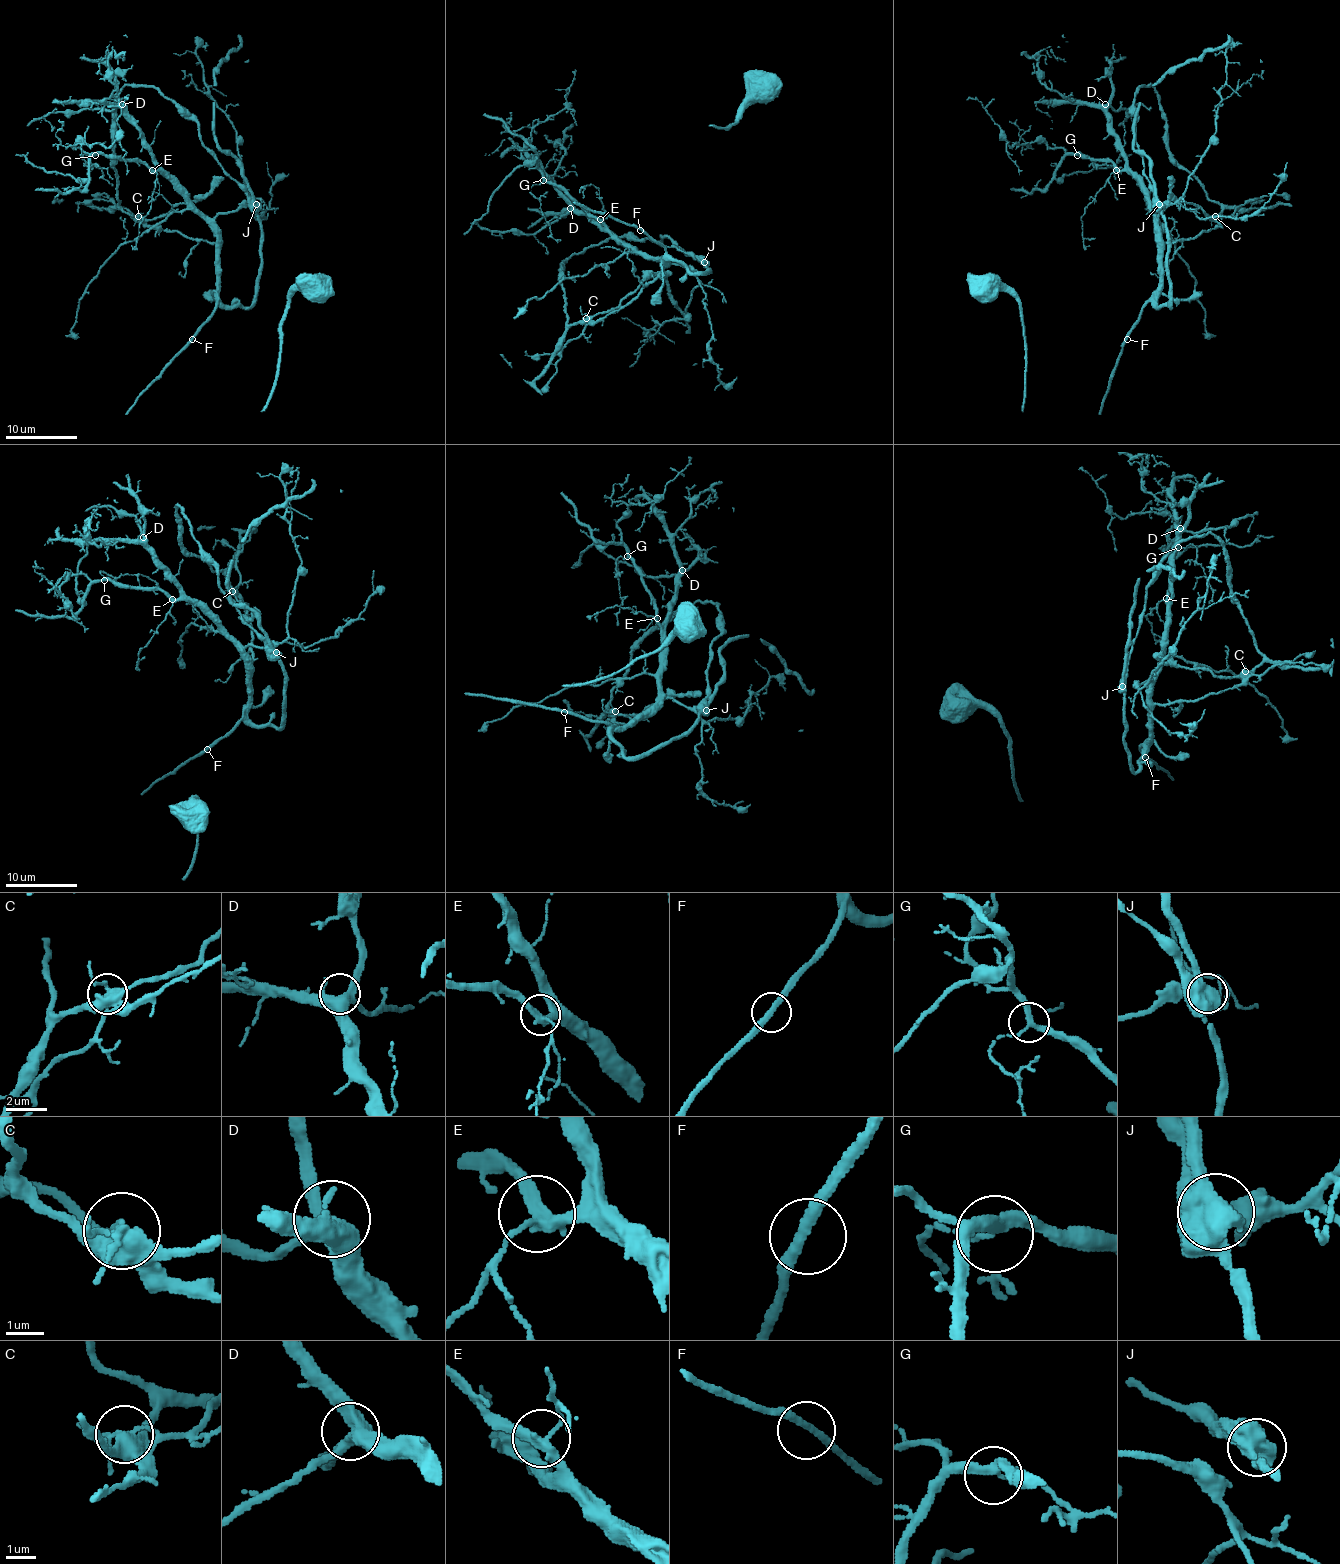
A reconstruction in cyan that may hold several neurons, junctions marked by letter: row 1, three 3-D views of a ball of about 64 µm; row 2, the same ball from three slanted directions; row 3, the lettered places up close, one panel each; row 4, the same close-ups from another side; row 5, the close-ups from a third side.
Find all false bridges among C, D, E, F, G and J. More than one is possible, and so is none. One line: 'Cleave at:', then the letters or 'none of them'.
Cleave at: C, J

